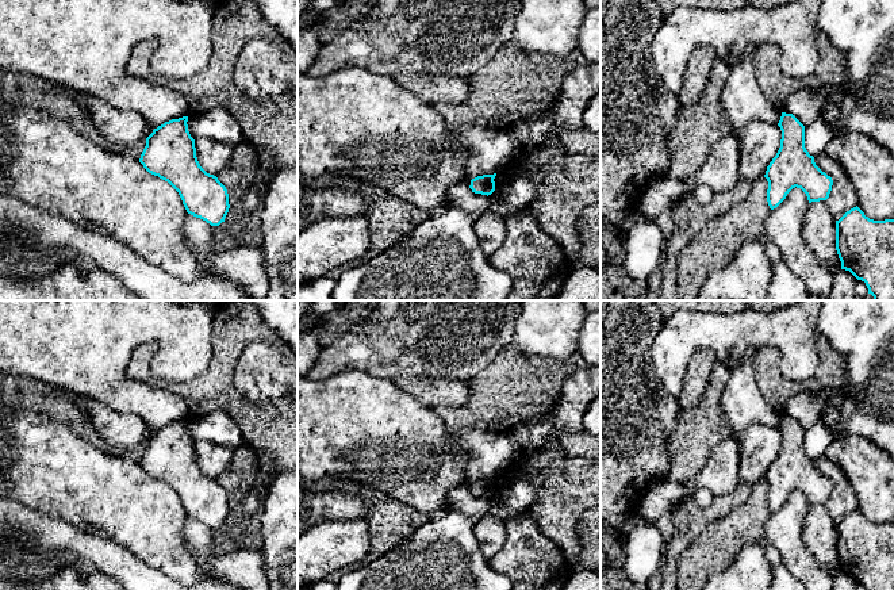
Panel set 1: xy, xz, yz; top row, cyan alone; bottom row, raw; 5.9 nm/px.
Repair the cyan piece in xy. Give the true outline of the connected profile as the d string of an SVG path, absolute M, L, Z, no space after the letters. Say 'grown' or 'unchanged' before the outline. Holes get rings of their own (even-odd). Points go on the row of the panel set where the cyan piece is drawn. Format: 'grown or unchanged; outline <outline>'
unchanged; outline M183 116L154 129L139 162L179 192L188 214L219 226L230 208L229 194L216 176L200 166L187 122L188 116Z

